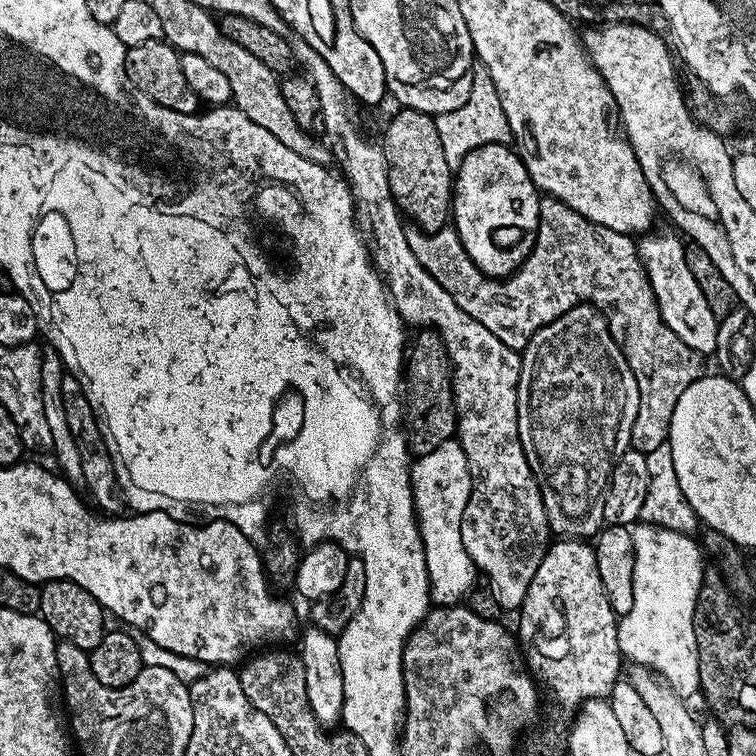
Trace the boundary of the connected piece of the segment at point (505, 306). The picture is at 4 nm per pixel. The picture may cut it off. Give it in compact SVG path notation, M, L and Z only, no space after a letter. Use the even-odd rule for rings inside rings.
M544 196L540 201L540 225L531 254L525 258L517 272L503 278L486 275L472 261L470 254L466 254L455 227L445 226L437 232L424 232L415 226L408 226L404 233L410 242L410 250L414 250L414 258L422 262L426 274L430 274L430 278L434 278L434 282L438 282L438 286L442 286L442 290L446 290L446 294L450 294L450 298L454 298L454 302L458 302L458 306L462 306L462 310L470 314L470 318L482 322L482 326L486 326L486 330L490 330L494 338L517 350L523 350L533 334L578 304L591 302L604 313L608 300L598 302L598 296L612 286L608 278L618 278L618 270L622 272L622 278L642 278L644 268L637 243L629 233L598 226L582 218L582 214L570 210L570 206L553 196Z

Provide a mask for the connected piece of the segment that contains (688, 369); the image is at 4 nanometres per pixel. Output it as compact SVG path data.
M691 343L680 350L670 350L666 354L660 354L660 362L654 362L654 370L650 372L650 378L644 378L642 388L638 388L640 405L638 414L634 418L632 427L631 447L635 451L647 453L657 449L662 443L668 442L670 430L670 418L674 418L674 406L678 406L678 398L682 398L682 390L690 386L705 371L705 361Z

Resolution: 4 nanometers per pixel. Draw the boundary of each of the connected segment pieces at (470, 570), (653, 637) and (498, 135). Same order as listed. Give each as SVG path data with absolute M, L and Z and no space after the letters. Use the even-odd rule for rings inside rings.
M459 439L447 440L437 450L411 463L412 500L420 536L426 540L429 585L433 599L442 606L463 601L473 589L475 567L462 545L461 520L472 492L469 463Z
M643 522L637 523L631 534L634 544L634 602L630 611L619 617L617 623L620 654L625 661L652 668L672 682L676 680L676 664L692 666L696 663L692 616L706 580L706 567L700 561L702 548L697 541L697 545L692 541L691 535Z
M476 62L472 66L472 85L470 98L458 110L444 112L435 117L438 126L438 138L442 138L442 150L446 153L446 162L453 170L460 167L464 156L470 154L483 144L508 144L512 140L512 131L506 122L506 114L502 110L502 102L498 98L498 90L484 69L484 65Z

